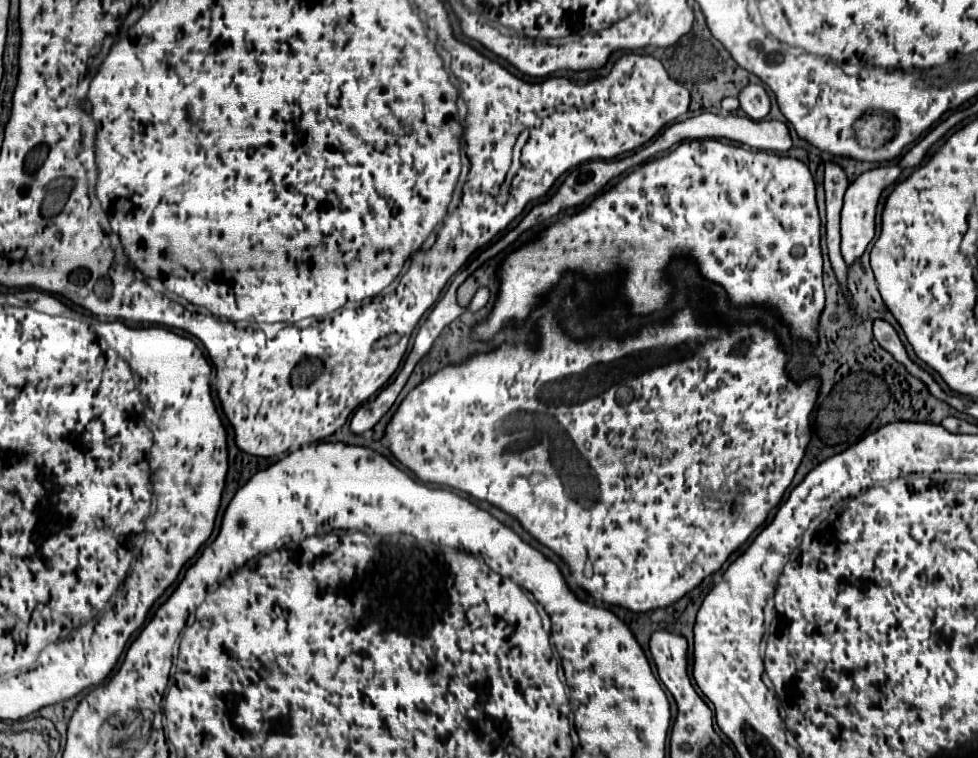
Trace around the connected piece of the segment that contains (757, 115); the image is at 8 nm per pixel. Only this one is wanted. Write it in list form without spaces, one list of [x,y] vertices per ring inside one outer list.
[[[753,84],[741,90],[739,104],[741,104],[741,110],[753,120],[765,118],[769,114],[769,106],[771,106],[765,88],[763,86],[753,86]]]

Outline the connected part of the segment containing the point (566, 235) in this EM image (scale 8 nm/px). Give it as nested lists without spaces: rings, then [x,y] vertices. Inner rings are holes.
[[[691,140],[663,158],[639,166],[627,174],[613,190],[601,194],[583,212],[549,226],[539,238],[527,242],[503,262],[501,294],[485,324],[475,328],[475,340],[489,340],[507,320],[525,320],[537,296],[559,282],[565,270],[583,270],[593,278],[603,278],[617,268],[625,270],[623,294],[631,302],[633,314],[651,314],[663,308],[671,286],[663,270],[671,256],[693,256],[701,274],[721,284],[733,304],[765,304],[789,324],[791,334],[817,340],[817,320],[825,304],[821,282],[821,224],[815,204],[815,184],[809,168],[795,158],[773,152],[751,152],[719,140]]]

